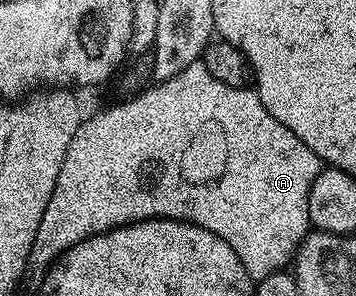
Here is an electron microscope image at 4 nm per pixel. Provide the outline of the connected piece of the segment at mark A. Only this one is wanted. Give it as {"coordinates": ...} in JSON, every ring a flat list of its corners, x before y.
{"coordinates":[[201,61,194,62,184,72,172,76,167,82,158,82,135,94,129,100,122,100,119,106,110,106,103,114,95,118,87,117,82,127,72,136,72,144,68,144,68,152,64,156,64,164,60,164,60,176,56,176,56,188,52,188,52,200,48,200,48,208,44,208,44,217,40,220,40,228,36,228,36,240,32,240,32,252,28,263,29,273,37,276,45,275,47,269,54,265,62,257,68,248,80,244,97,234,103,234,109,230,115,230,121,226,130,226,133,222,147,222,153,218,171,218,177,222,191,222,194,226,204,228,232,248,236,256,240,256,240,264,248,272,248,276,255,280,261,280,273,274,285,271,291,265,292,259,298,253,298,245,304,241,308,231,311,229,309,218,308,200,309,192,312,189,313,181,324,169,322,159,304,144,276,116,264,108,257,89,228,88,228,84,220,84,212,72,202,65]]}

